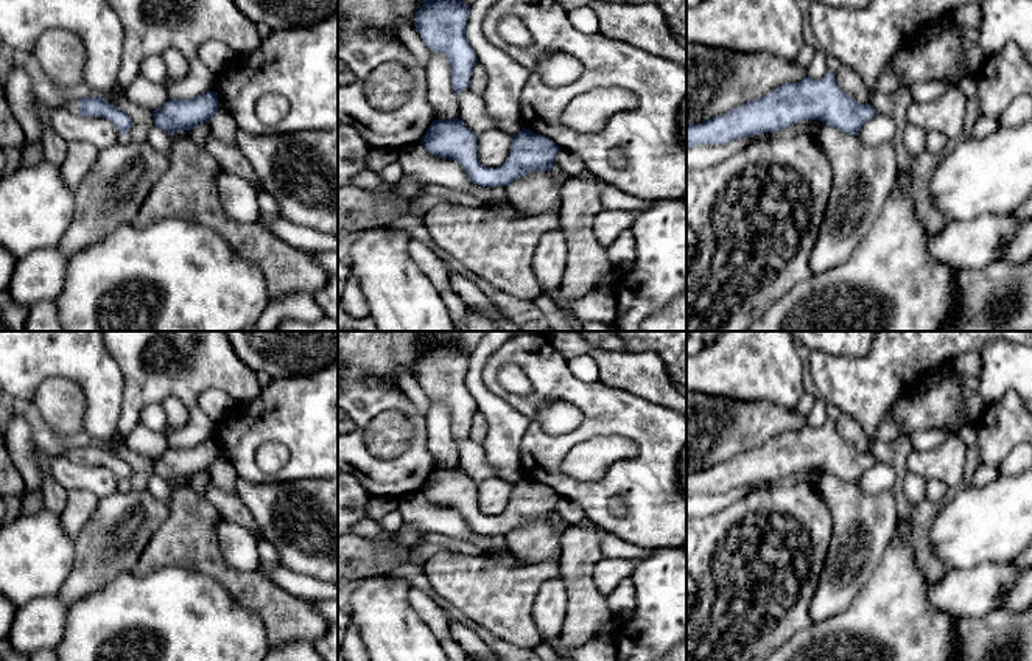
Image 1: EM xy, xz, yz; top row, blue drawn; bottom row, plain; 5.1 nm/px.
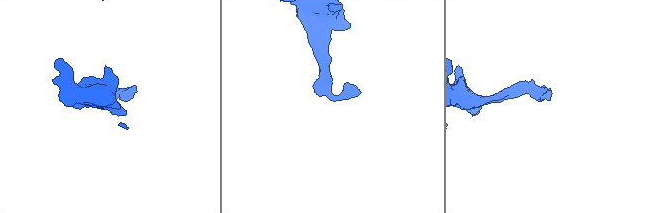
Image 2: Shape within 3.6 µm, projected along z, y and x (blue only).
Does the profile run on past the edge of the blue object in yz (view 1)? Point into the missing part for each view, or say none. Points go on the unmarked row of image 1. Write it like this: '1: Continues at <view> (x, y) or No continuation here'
1: No continuation here

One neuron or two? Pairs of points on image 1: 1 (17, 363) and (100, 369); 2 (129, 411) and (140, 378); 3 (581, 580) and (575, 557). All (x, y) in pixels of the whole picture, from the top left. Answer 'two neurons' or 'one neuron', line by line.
1: one neuron
2: one neuron
3: one neuron

